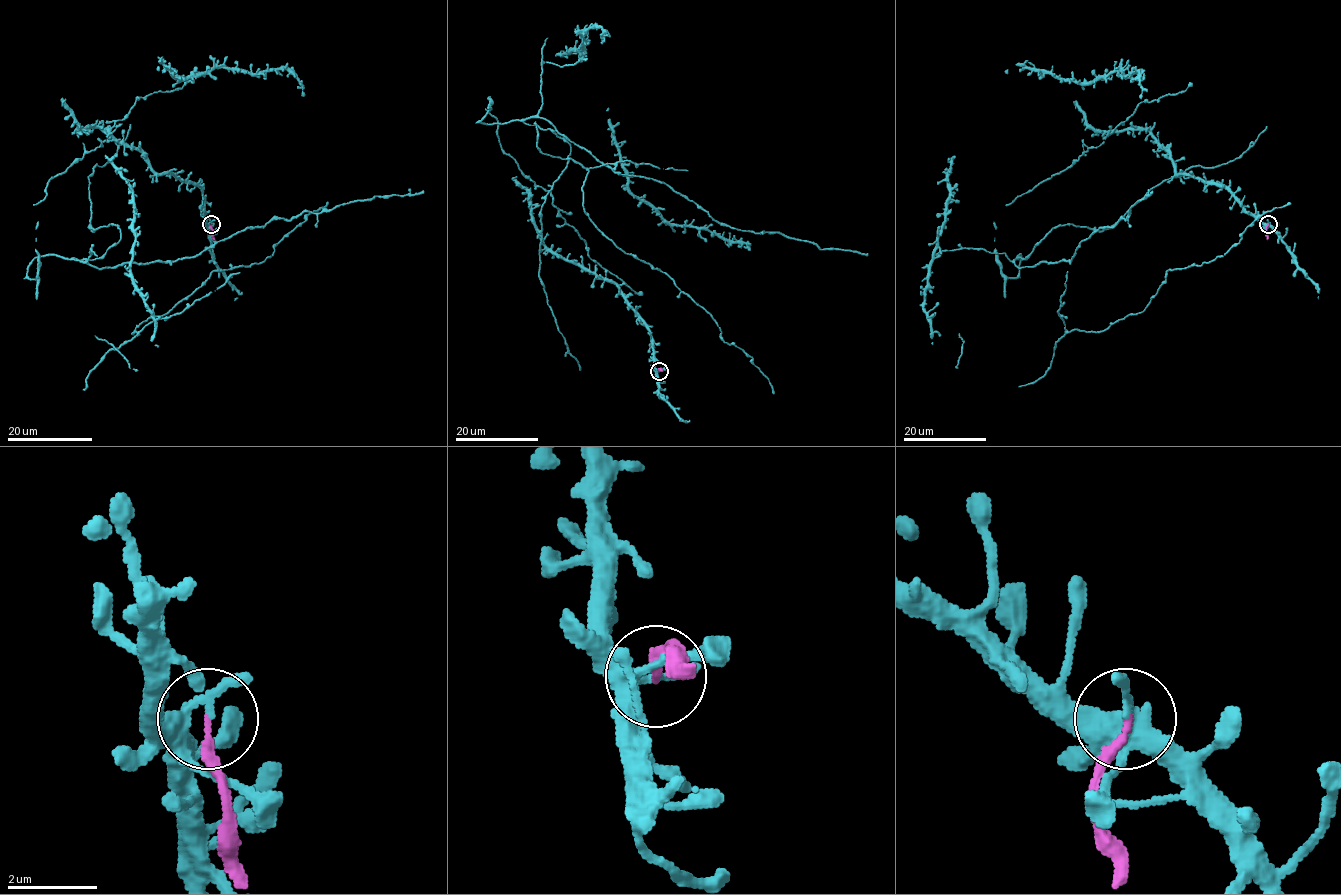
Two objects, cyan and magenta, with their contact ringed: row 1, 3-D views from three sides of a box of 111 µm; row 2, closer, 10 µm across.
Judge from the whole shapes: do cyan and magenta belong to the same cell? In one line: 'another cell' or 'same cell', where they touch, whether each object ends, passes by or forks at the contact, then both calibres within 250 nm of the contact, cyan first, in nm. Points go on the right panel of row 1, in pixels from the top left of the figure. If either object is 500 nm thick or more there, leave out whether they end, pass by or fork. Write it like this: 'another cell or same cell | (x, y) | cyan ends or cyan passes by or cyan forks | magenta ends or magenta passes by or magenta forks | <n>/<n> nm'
another cell | (1268, 224) | cyan passes by | magenta ends | 180/190 nm

